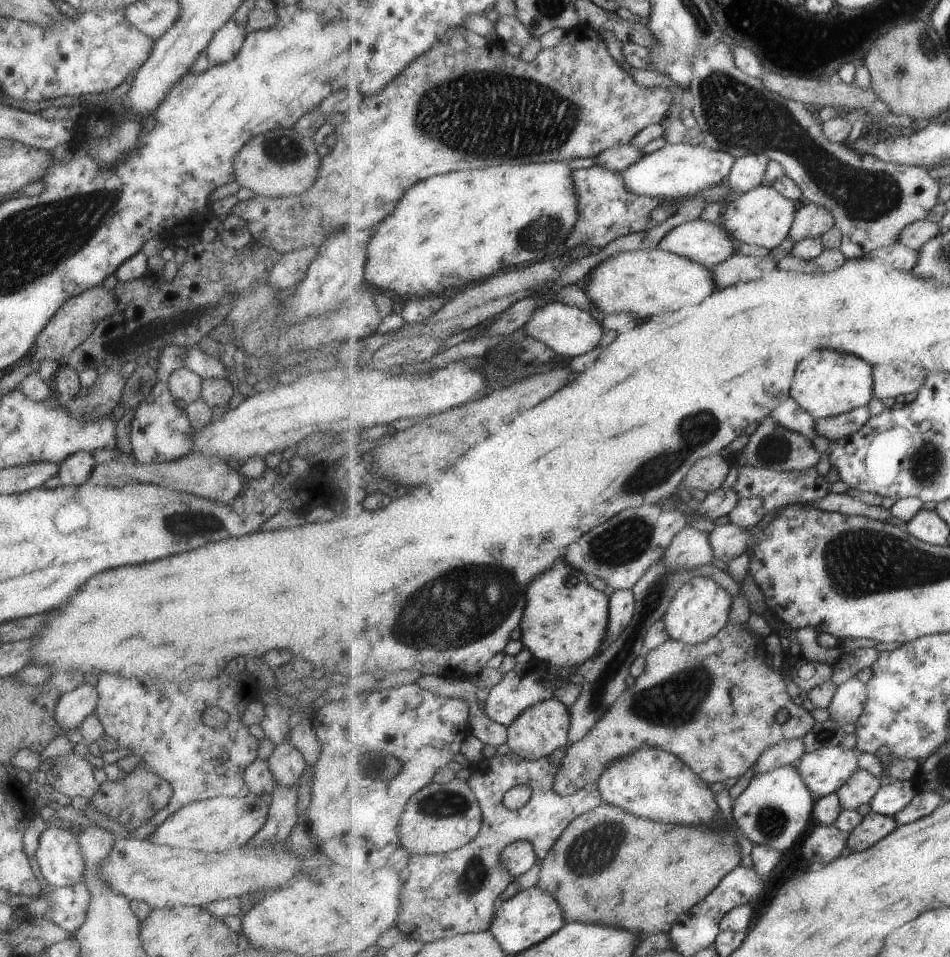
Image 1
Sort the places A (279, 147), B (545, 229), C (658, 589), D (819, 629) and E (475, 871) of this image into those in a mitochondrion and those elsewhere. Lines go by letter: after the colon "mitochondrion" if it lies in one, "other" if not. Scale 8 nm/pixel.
A: mitochondrion
B: mitochondrion
C: mitochondrion
D: other
E: mitochondrion

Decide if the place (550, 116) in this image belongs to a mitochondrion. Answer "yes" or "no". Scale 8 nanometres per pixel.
yes

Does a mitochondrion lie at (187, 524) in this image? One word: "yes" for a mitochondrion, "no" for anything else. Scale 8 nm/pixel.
yes

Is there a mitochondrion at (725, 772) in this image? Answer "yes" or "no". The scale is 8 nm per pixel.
no

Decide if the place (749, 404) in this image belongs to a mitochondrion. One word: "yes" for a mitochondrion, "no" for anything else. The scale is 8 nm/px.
no

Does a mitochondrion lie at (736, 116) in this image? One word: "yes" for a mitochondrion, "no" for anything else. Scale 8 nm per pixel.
yes

